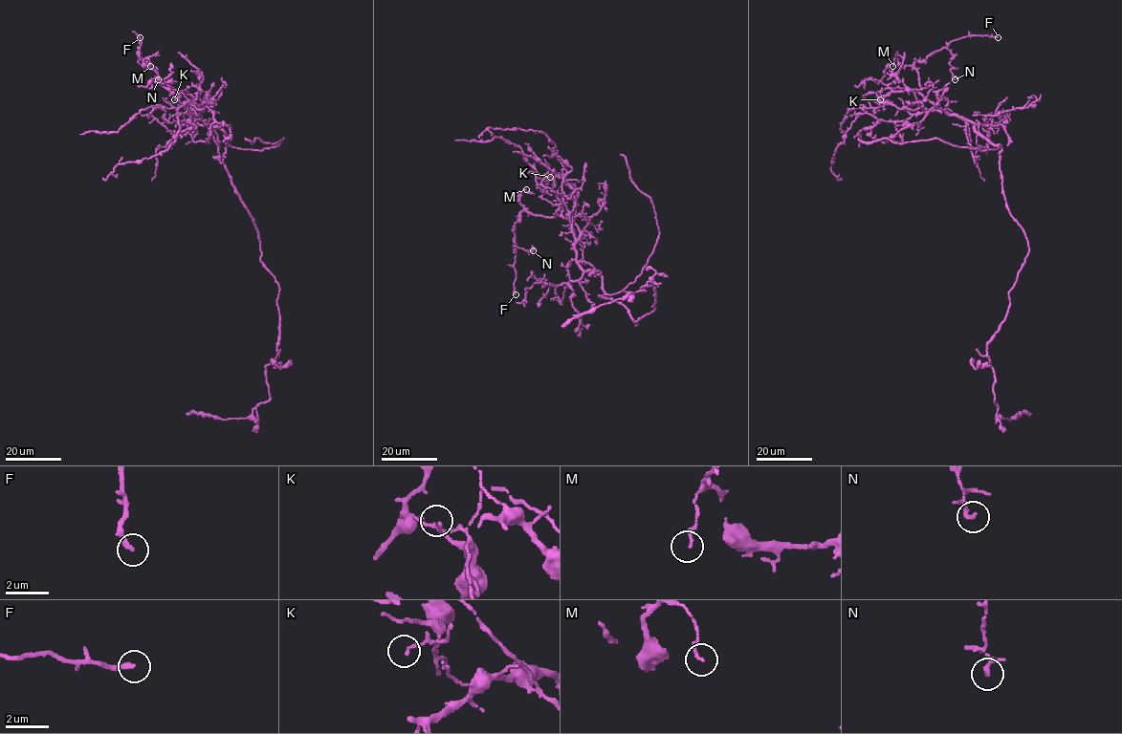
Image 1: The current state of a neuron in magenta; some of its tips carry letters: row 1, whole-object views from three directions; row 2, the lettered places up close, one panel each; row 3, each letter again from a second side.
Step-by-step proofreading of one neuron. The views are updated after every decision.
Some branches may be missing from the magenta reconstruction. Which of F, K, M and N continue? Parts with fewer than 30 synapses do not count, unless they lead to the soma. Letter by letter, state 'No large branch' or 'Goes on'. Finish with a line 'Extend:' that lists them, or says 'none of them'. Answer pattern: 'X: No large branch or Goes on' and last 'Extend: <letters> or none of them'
F: No large branch
K: No large branch
M: No large branch
N: No large branch
Extend: none of them

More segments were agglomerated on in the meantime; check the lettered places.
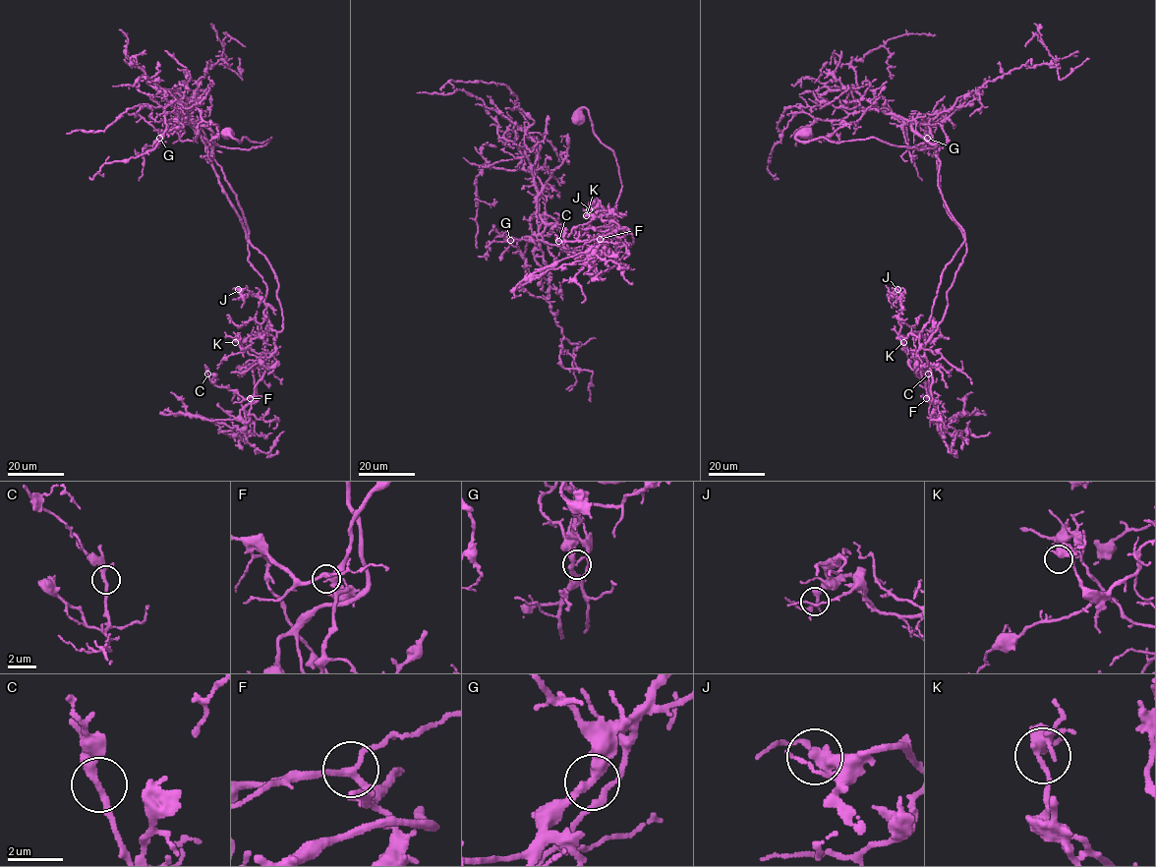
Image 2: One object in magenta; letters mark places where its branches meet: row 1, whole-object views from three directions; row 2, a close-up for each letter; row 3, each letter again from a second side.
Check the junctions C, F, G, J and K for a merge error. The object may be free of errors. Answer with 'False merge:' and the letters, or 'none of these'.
False merge: G

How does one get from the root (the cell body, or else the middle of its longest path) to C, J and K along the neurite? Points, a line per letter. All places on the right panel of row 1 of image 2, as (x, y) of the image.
C: (806, 134), (795, 139), (938, 145), (940, 193), (966, 252), (918, 358), (927, 399), (928, 374)
J: (806, 134), (795, 139), (938, 145), (940, 193), (965, 241), (943, 272), (919, 337), (898, 333), (897, 289)
K: (806, 134), (795, 139), (939, 146), (940, 193), (965, 241), (920, 337), (903, 342)

